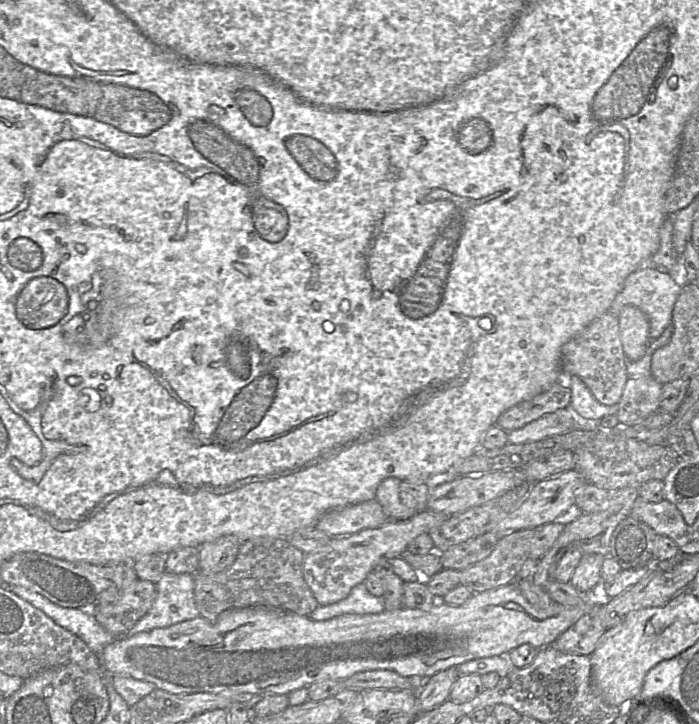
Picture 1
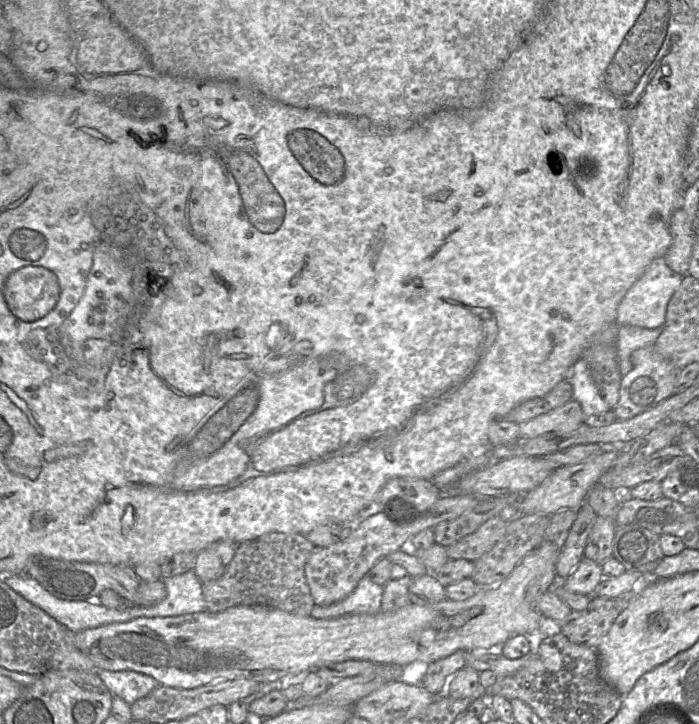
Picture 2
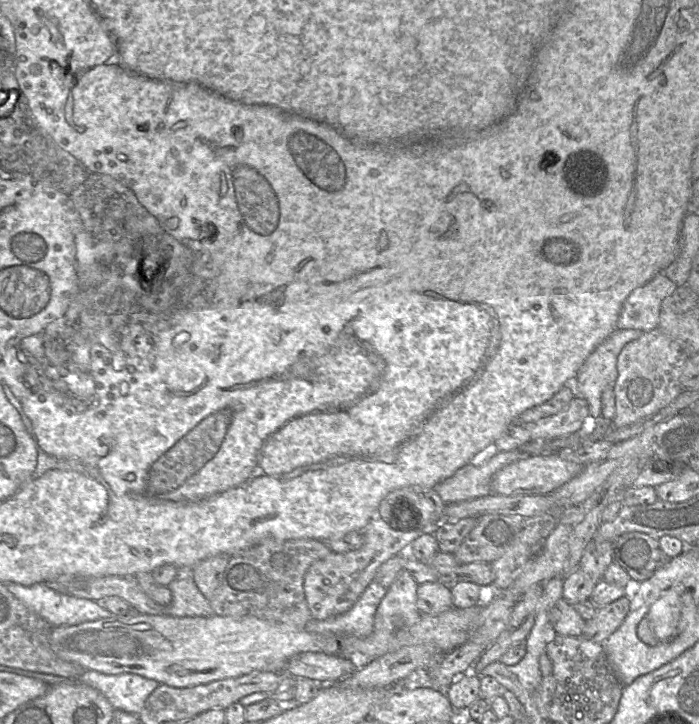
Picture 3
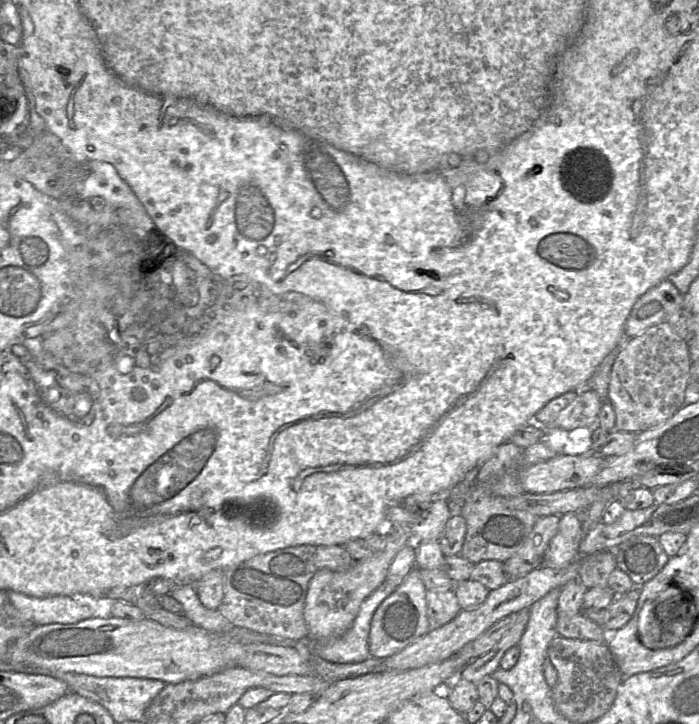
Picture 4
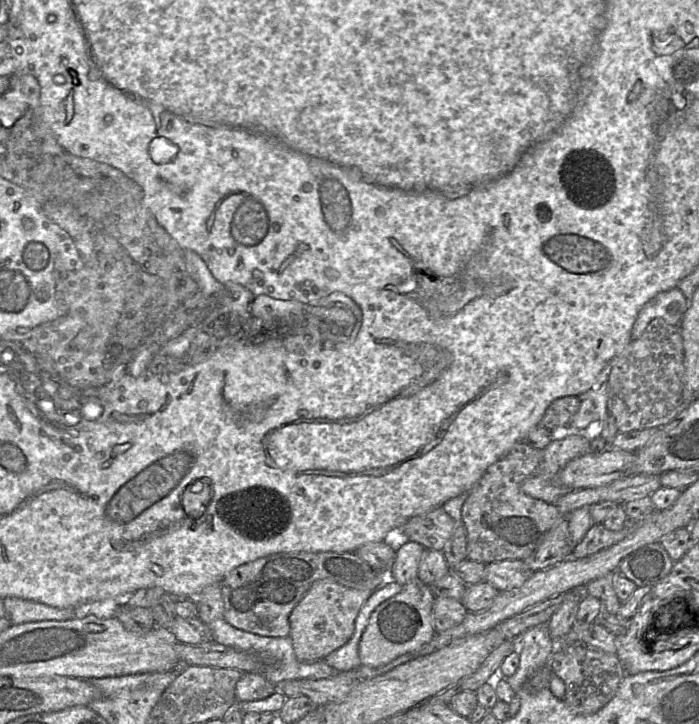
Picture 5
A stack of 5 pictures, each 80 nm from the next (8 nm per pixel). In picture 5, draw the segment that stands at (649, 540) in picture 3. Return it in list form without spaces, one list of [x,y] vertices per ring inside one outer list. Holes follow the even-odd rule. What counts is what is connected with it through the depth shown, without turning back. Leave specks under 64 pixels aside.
[[[660,542],[645,545],[626,557],[617,572],[636,584],[637,587],[653,586],[672,570],[674,561]]]

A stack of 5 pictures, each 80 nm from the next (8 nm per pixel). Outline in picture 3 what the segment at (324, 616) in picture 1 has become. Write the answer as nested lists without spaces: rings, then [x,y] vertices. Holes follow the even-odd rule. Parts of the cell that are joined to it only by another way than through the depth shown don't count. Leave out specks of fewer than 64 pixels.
[[[373,580],[353,607],[344,614],[326,620],[311,618],[305,631],[324,636],[351,635],[366,638],[374,631],[374,617],[378,605],[387,593],[386,587]]]

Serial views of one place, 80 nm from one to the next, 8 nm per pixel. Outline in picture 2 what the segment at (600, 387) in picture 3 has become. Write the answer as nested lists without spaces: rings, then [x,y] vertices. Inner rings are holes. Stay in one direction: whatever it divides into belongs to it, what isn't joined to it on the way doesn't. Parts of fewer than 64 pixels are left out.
[[[621,325],[619,327],[616,348],[622,376],[632,369],[631,354],[639,348],[654,346],[662,331],[663,326],[656,329],[631,325]],[[580,357],[571,366],[571,375],[573,399],[580,404],[585,415],[599,415],[611,410],[603,400],[583,358]]]

